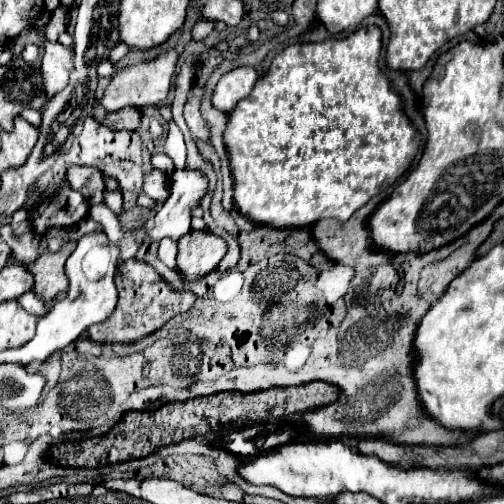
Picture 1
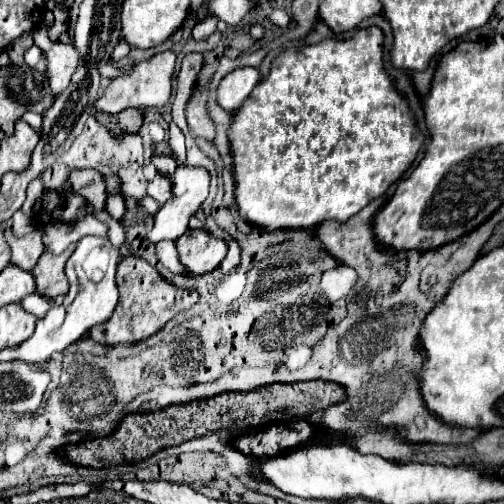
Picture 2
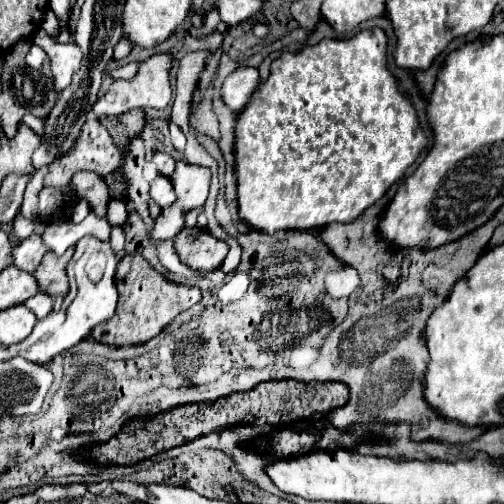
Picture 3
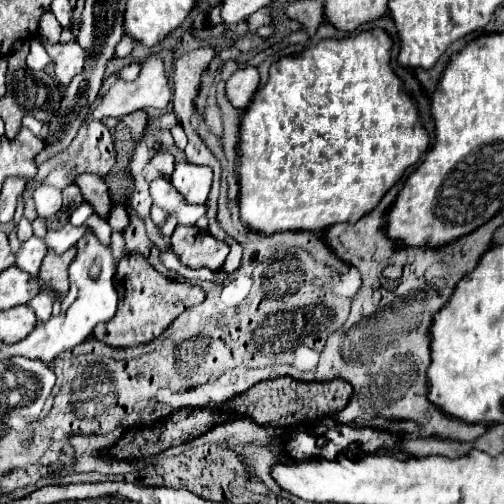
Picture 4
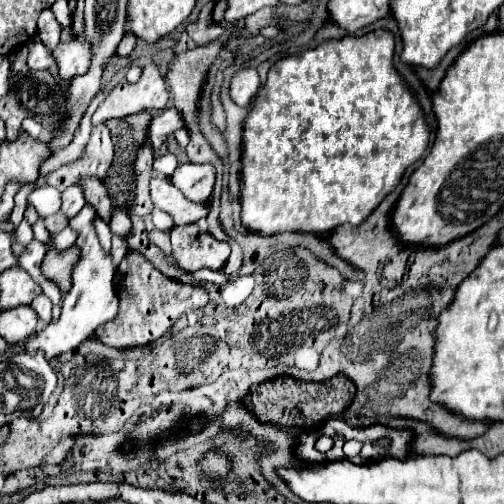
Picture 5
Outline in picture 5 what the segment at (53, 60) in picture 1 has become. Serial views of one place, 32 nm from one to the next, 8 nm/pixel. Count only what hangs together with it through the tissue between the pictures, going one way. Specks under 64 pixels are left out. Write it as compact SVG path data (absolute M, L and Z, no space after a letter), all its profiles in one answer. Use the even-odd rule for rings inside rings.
M72 40L70 44L58 44L54 50L50 50L50 54L54 56L60 80L64 82L70 82L80 72L86 72L88 56L92 56L92 52L88 52L88 44L80 44L80 40Z

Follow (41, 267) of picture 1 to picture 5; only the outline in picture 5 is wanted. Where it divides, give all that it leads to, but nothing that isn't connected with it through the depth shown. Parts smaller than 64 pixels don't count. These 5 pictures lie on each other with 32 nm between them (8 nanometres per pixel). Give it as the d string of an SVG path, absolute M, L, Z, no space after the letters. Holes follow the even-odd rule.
M76 246L64 250L64 252L58 252L58 250L48 250L44 260L42 260L42 274L44 278L52 280L62 294L66 294L72 286L70 282L70 272L72 272L72 264L76 264L80 256L80 250Z

